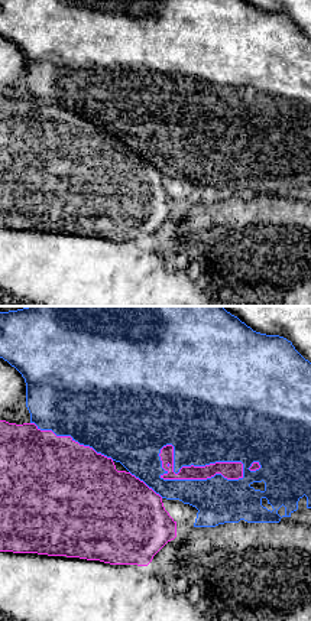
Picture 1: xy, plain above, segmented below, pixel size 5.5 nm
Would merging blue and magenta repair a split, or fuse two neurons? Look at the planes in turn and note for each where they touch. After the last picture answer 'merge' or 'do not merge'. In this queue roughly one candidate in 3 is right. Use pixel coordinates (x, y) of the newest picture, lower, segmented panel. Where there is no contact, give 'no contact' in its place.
meets blue at (191, 480)

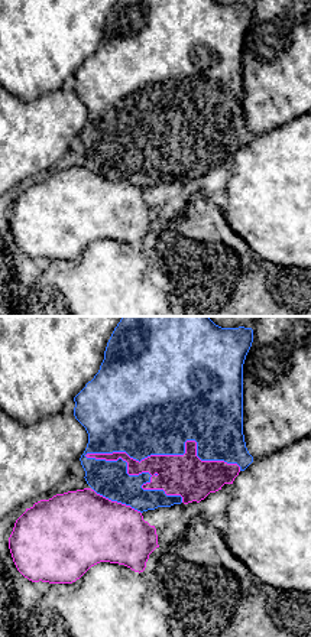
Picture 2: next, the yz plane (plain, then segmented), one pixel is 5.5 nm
meets blue at (174, 454)

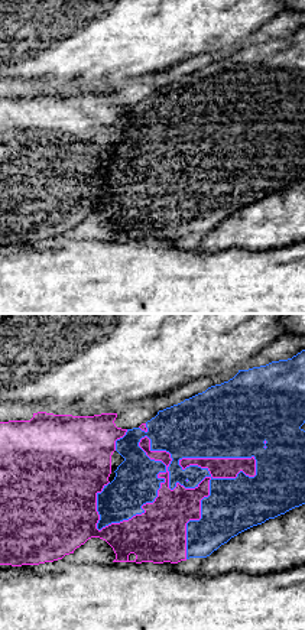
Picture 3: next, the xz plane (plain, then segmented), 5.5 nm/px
meets blue at (169, 479)

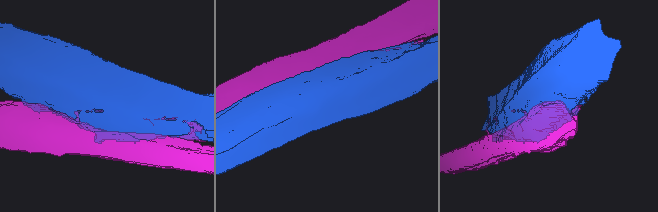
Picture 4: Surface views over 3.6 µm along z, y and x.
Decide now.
do not merge

